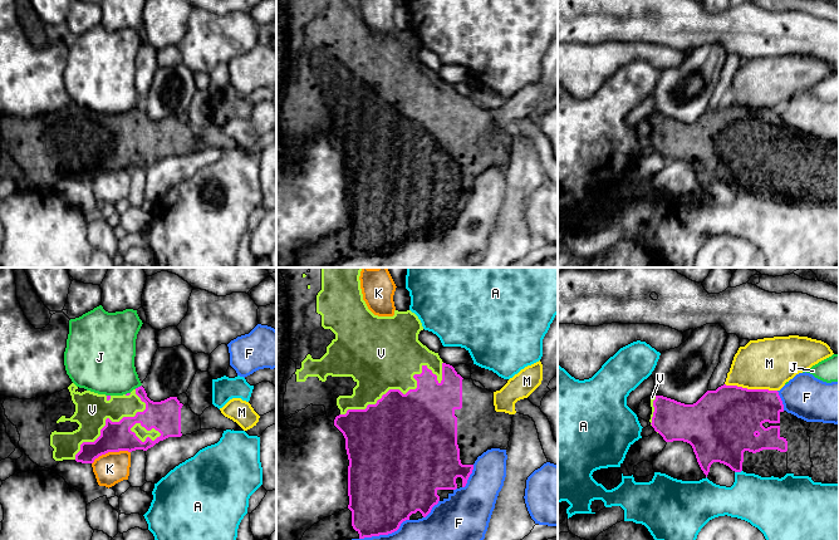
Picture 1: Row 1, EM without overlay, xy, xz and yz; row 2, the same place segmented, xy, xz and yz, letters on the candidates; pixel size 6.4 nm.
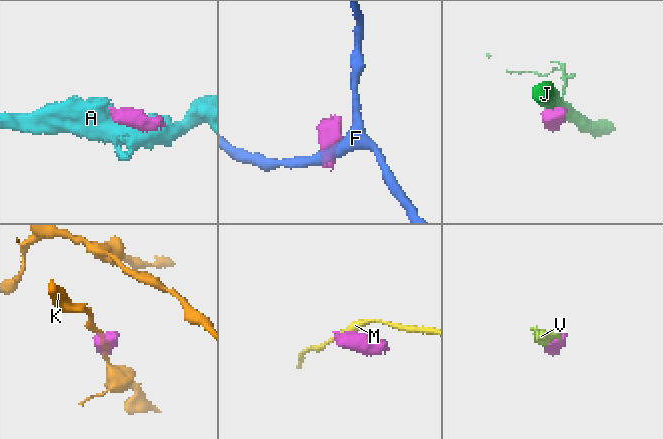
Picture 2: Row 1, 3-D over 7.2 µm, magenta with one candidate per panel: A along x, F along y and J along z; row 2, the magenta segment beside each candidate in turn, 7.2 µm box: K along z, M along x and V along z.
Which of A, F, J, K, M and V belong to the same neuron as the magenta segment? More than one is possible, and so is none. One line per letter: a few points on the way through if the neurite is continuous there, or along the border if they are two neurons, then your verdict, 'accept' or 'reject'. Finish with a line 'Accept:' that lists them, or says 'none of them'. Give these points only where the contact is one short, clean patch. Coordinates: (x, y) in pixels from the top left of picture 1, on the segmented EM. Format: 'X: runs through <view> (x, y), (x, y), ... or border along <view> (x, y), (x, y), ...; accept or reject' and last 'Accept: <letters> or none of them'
A: reject
F: reject
J: reject
K: reject
M: border along yz (725, 383), (776, 391); reject
V: accept
Accept: V

